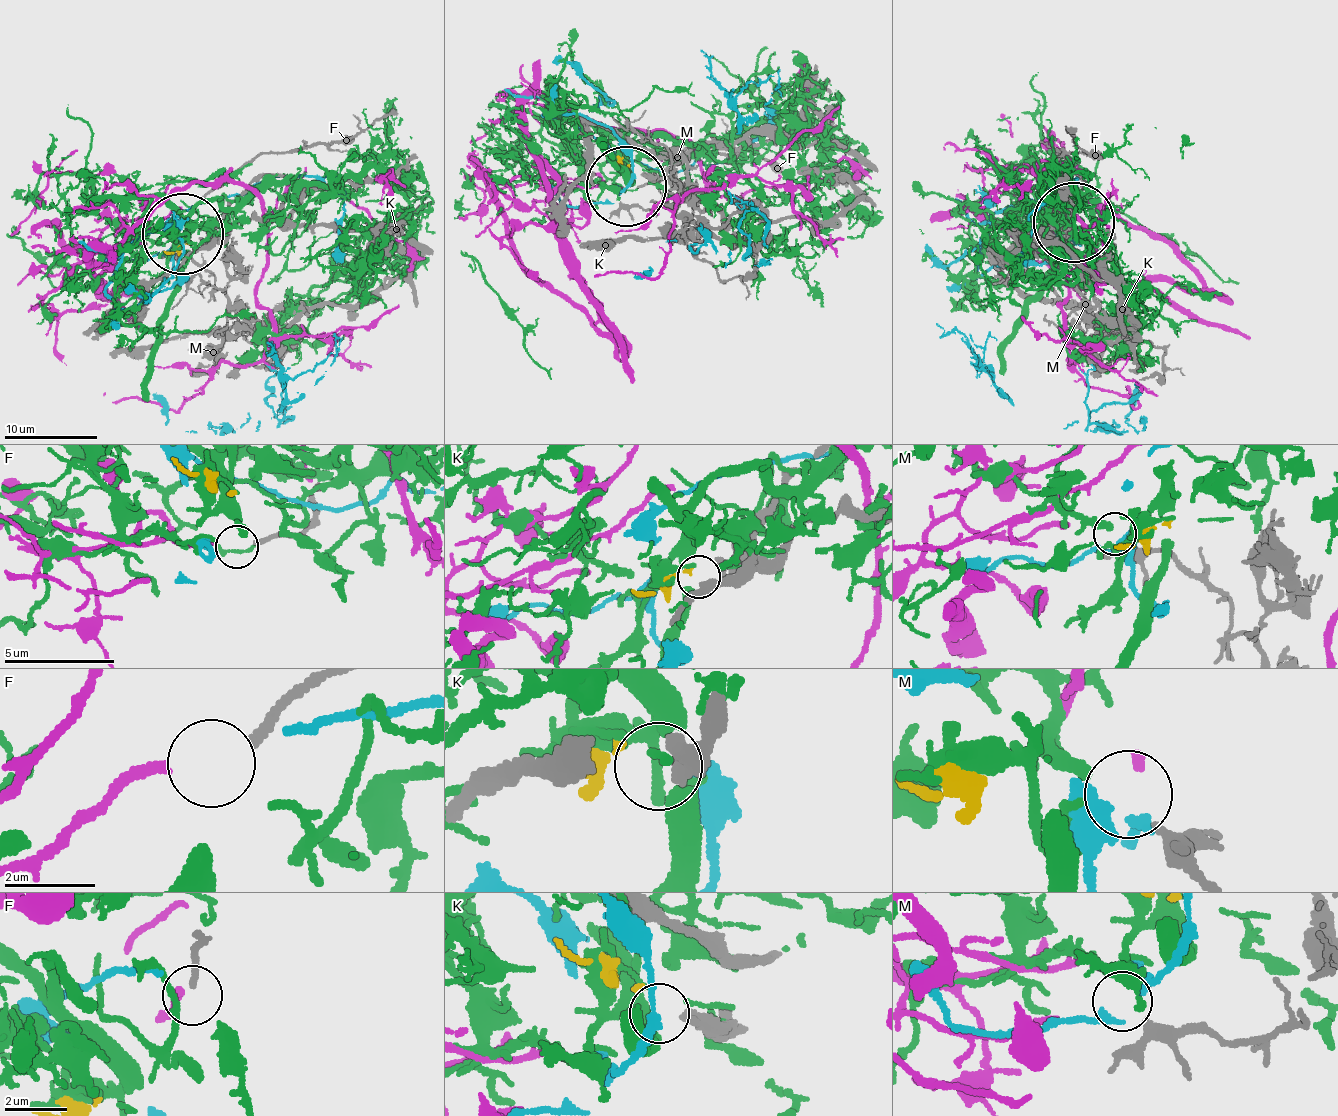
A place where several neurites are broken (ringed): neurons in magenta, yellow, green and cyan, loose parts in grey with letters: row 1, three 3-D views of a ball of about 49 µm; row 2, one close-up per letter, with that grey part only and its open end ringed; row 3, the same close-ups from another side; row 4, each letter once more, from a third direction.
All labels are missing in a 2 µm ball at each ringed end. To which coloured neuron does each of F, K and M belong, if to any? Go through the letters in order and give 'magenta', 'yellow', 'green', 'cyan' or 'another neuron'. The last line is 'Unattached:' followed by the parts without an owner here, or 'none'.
F: magenta
K: another neuron
M: green
Unattached: K

